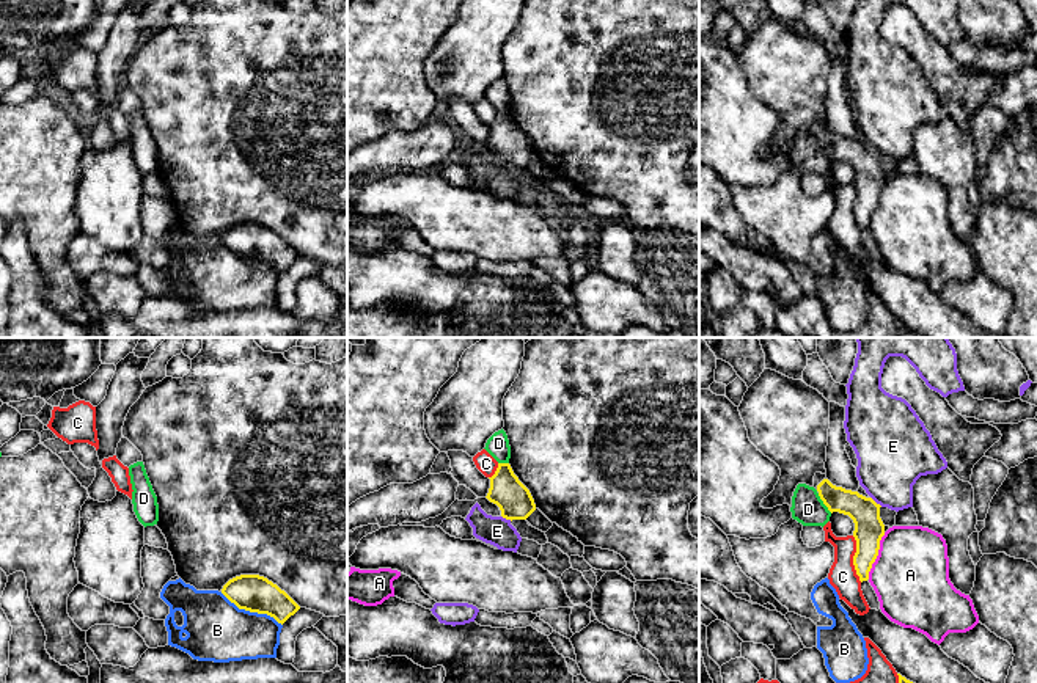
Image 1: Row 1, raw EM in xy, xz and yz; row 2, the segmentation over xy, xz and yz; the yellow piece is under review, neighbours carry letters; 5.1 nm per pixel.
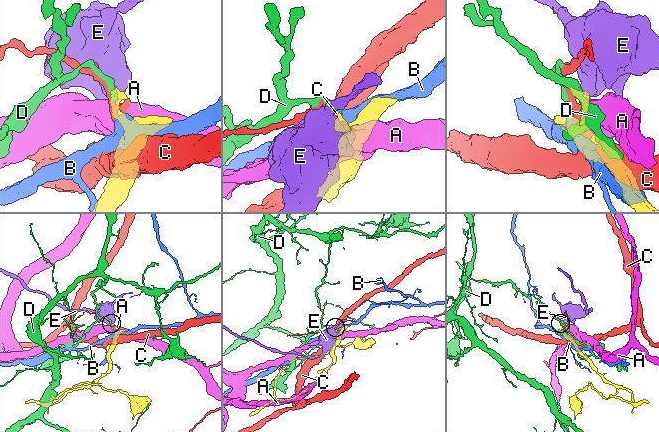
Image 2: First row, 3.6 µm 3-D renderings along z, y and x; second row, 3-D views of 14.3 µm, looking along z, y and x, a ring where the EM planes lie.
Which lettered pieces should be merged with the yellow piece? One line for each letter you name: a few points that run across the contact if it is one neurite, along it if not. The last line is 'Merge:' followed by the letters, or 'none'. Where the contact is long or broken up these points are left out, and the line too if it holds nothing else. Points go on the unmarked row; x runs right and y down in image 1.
Merge: none

